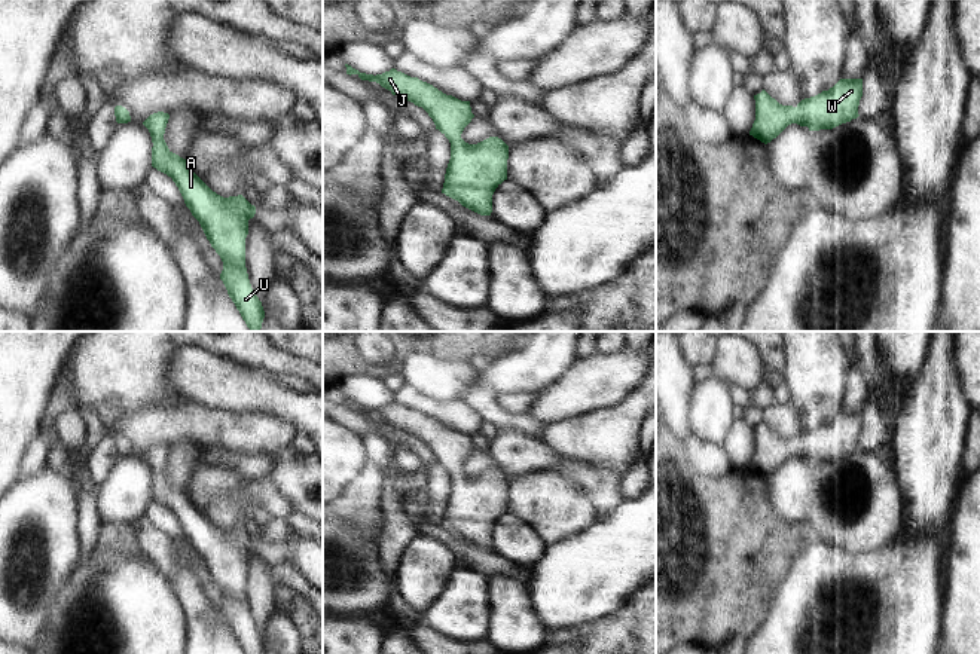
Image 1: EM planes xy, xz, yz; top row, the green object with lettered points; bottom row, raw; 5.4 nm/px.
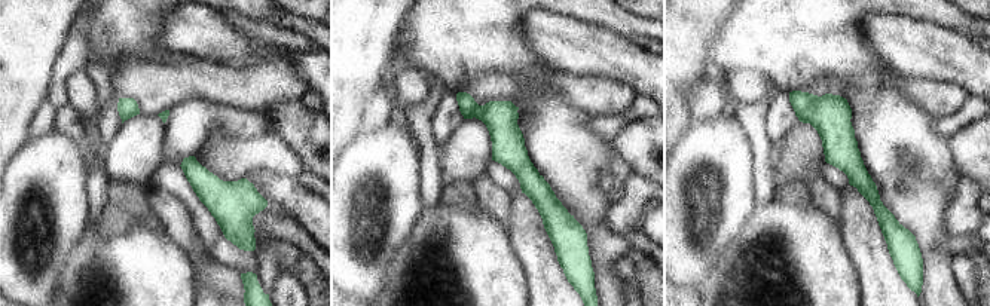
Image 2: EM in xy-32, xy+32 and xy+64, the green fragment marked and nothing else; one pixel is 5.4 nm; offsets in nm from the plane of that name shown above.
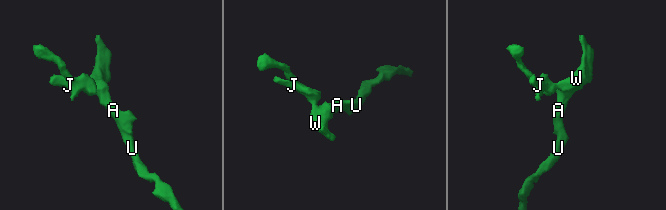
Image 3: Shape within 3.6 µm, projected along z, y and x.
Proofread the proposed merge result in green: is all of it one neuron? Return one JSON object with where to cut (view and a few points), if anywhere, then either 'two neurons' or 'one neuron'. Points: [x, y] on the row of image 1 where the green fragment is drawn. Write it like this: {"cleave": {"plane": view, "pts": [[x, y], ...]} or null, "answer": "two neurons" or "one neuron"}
{"cleave": null, "answer": "one neuron"}

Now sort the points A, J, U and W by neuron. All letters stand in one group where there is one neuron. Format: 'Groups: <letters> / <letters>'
Groups: A J U W

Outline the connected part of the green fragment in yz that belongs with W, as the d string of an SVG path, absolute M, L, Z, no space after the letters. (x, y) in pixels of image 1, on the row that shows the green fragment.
M840 79L828 91L805 98L796 107L779 104L763 89L754 95L755 120L749 135L767 144L791 123L809 131L833 129L860 116L861 97L863 79Z

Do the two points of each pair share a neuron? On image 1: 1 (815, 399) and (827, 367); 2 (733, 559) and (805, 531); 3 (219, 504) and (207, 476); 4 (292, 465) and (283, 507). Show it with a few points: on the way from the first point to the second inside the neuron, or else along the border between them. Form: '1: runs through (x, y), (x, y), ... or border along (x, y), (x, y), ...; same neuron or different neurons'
1: runs through (817, 391), (817, 378), (820, 375); same neuron
2: runs through (751, 541), (754, 538), (787, 538); same neuron
3: runs through (213, 497), (211, 483); same neuron
4: border along (268, 477), (293, 509); different neurons

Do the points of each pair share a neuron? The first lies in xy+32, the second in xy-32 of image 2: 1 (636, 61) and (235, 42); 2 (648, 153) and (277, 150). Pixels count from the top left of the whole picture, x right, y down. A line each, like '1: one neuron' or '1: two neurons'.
1: one neuron
2: two neurons

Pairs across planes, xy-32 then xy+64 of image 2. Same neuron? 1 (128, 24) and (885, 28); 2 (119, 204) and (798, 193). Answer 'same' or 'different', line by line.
1: different
2: same

